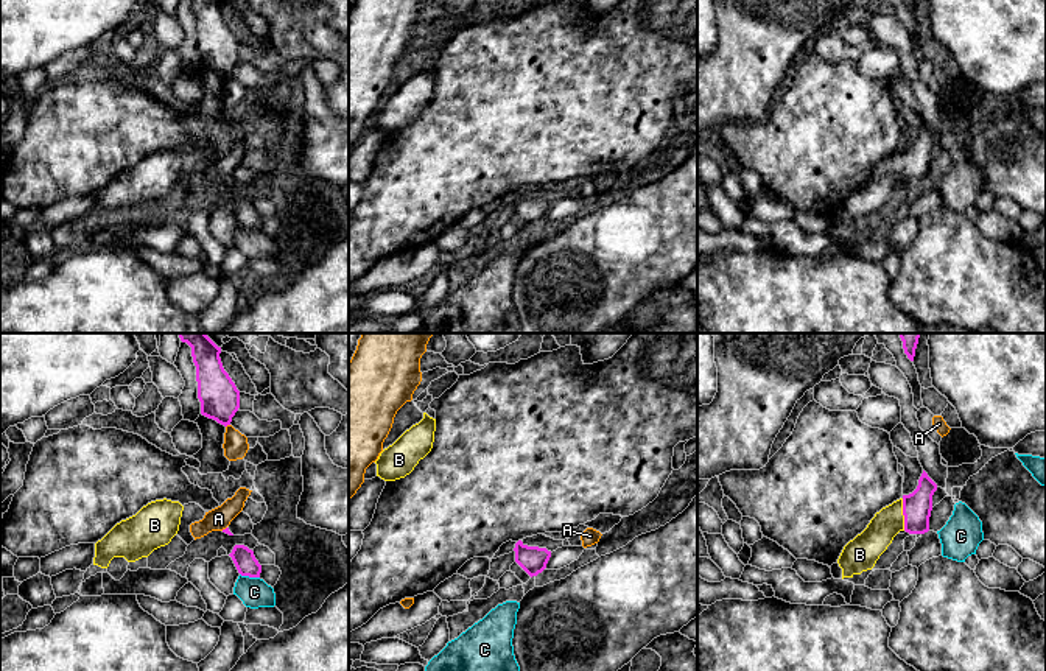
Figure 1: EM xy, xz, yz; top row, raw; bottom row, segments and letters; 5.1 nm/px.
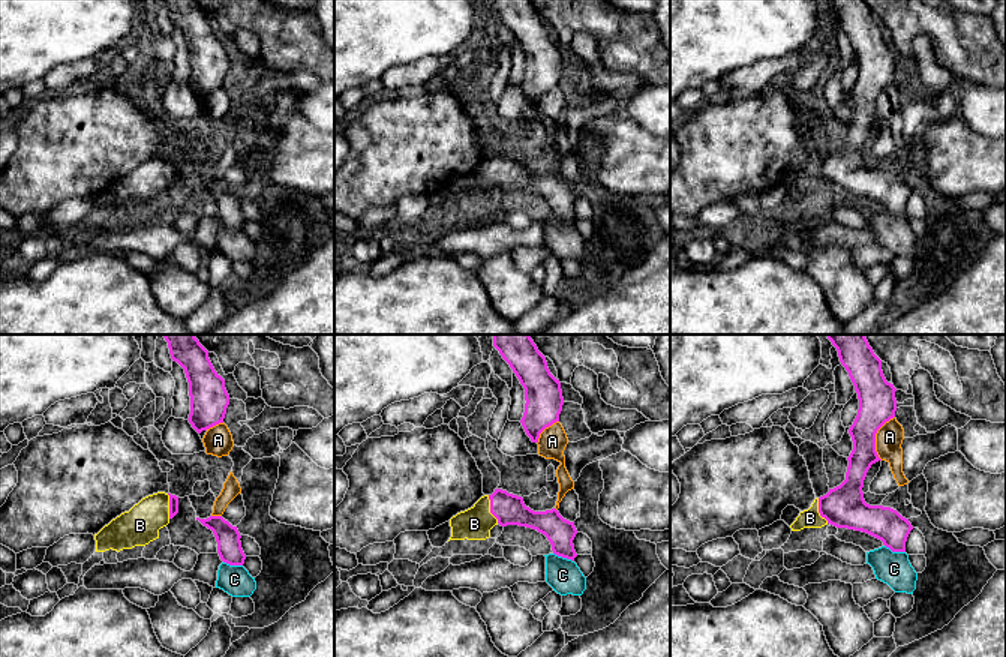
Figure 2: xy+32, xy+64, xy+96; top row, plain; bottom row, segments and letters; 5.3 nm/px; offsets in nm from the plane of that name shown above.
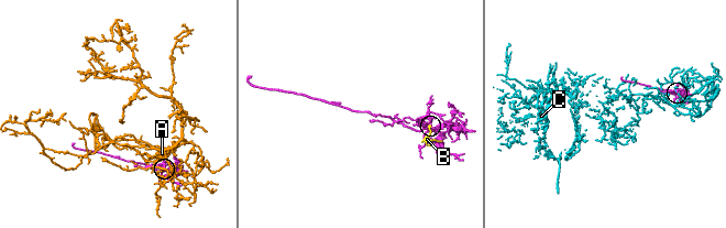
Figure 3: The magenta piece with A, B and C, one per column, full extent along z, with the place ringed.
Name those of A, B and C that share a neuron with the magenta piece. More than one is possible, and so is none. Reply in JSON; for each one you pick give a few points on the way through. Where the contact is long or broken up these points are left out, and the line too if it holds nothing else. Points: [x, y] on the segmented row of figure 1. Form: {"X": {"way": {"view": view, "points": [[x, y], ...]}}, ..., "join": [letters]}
{"B": {"way": {"view": "yz", "points": [[917, 506], [903, 514], [867, 547]]}}, "join": ["B"]}

